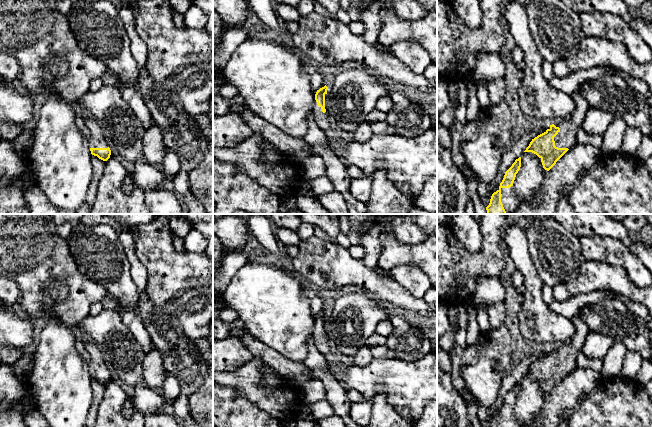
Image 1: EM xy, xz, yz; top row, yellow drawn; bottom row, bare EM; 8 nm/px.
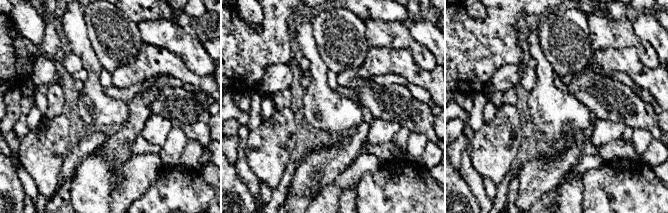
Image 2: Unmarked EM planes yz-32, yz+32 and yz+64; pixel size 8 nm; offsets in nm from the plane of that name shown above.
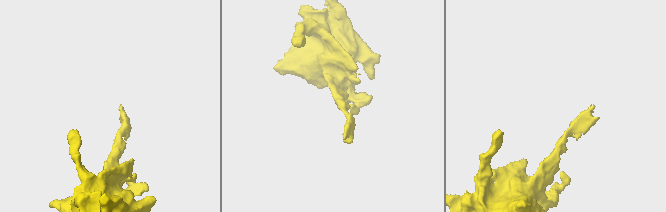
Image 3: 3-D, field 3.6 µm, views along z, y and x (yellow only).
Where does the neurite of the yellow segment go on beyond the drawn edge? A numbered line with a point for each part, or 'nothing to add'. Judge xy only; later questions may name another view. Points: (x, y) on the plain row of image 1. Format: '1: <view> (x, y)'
1: xy (97, 364)

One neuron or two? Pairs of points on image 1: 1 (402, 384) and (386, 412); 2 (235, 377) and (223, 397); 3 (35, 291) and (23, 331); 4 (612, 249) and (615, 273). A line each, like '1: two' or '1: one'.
1: two
2: two
3: two
4: two

